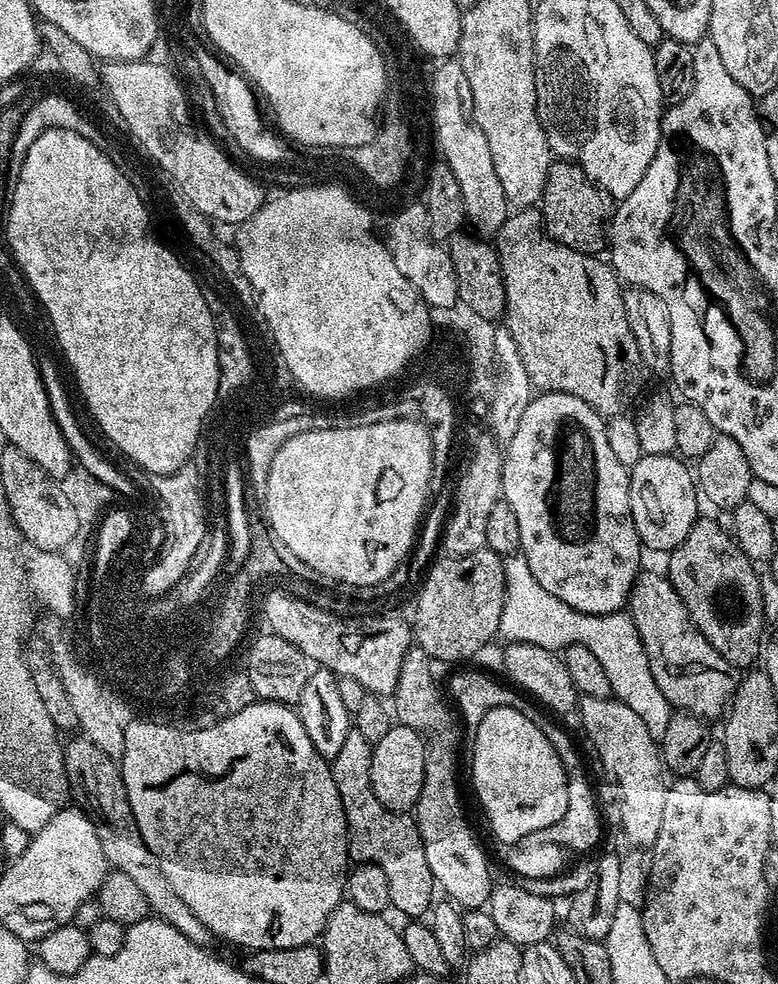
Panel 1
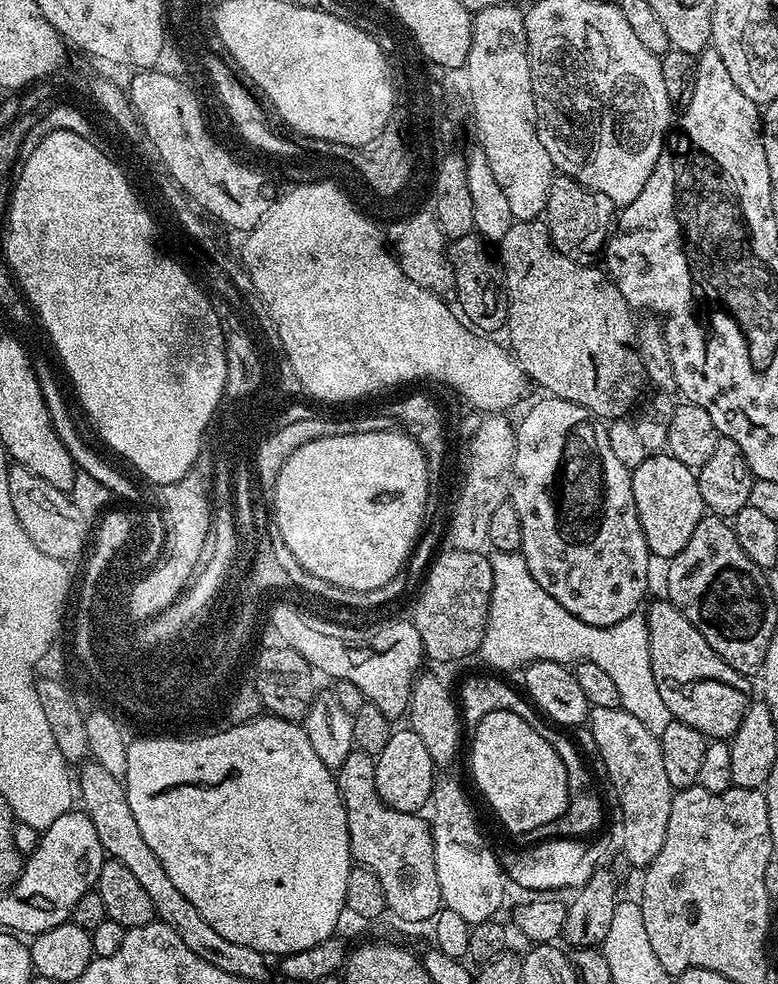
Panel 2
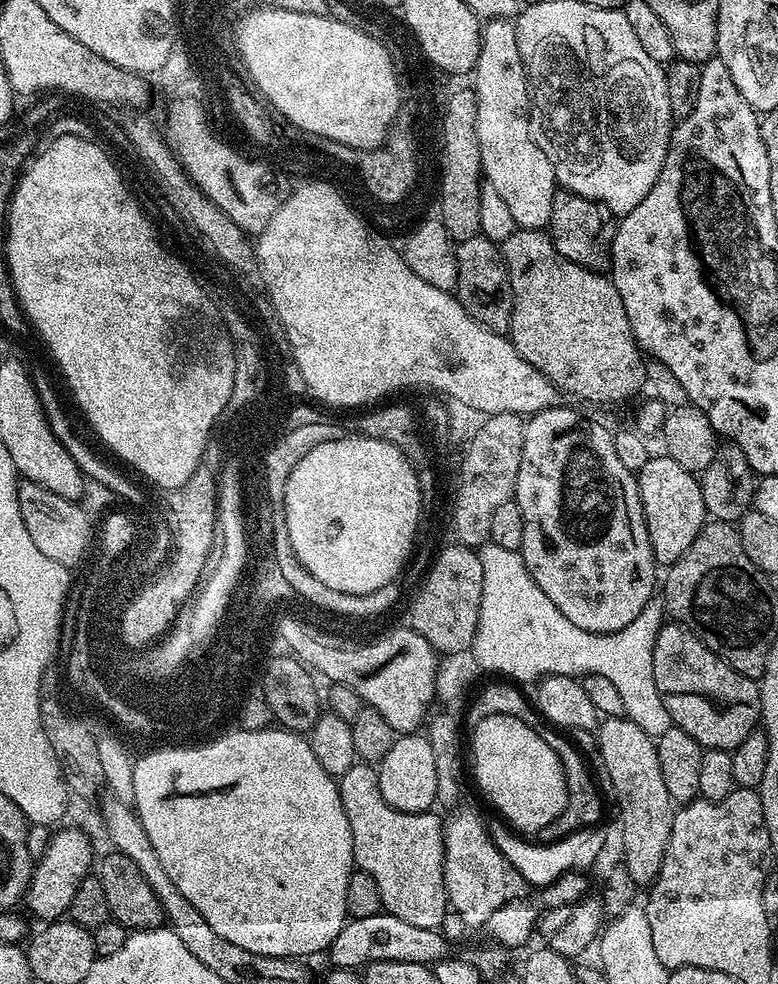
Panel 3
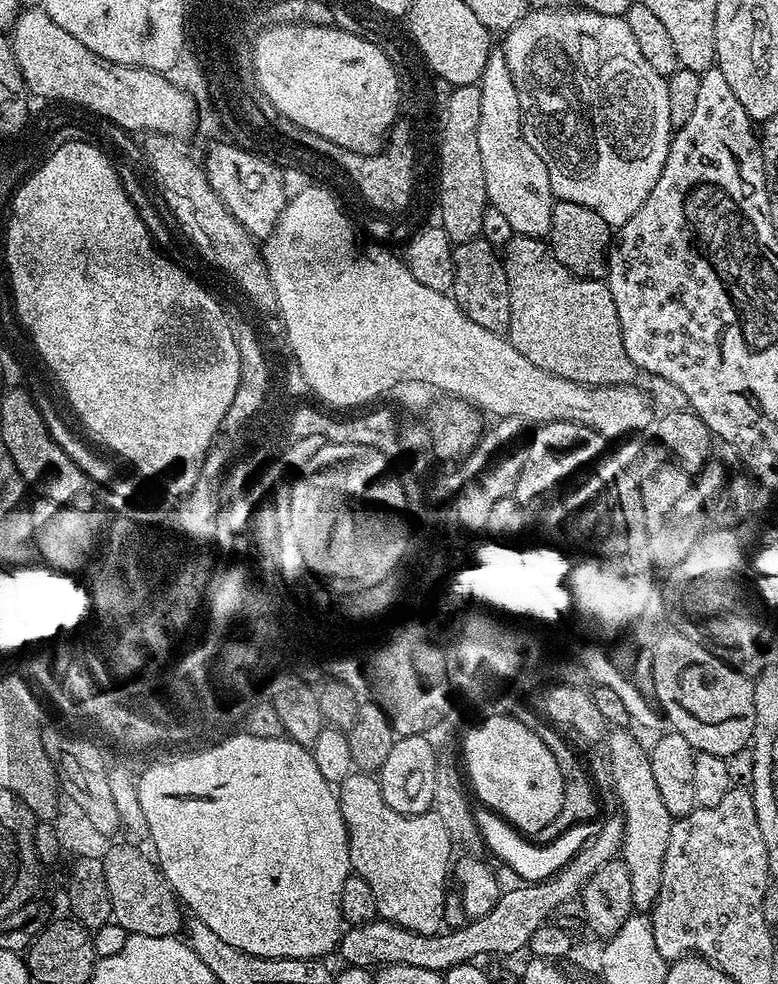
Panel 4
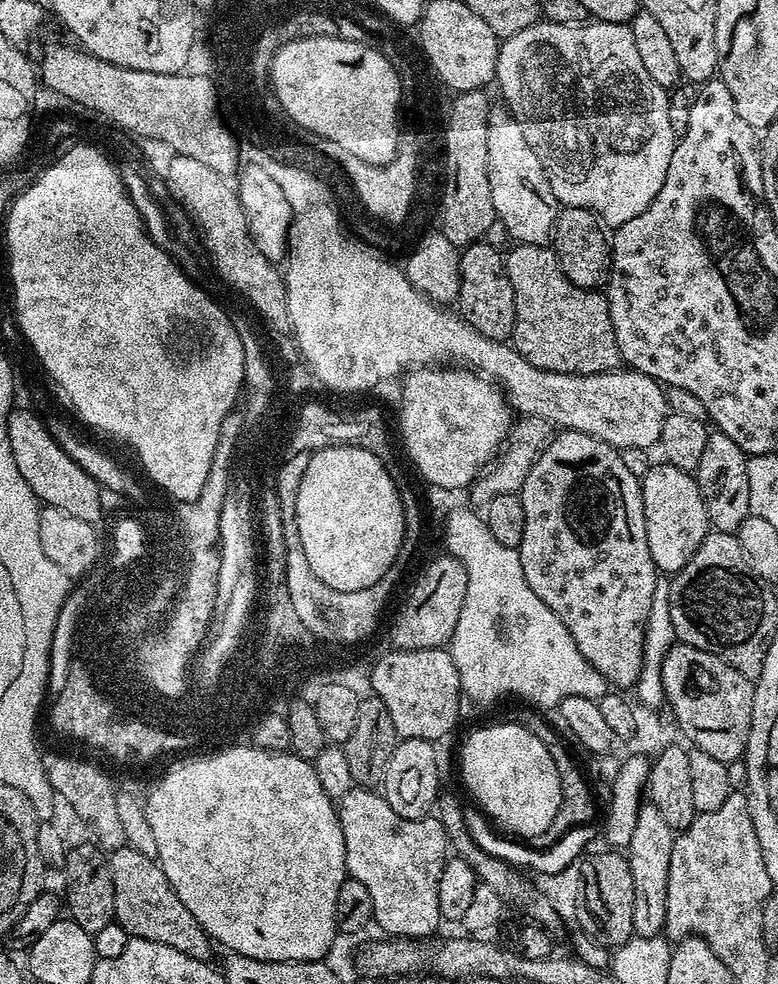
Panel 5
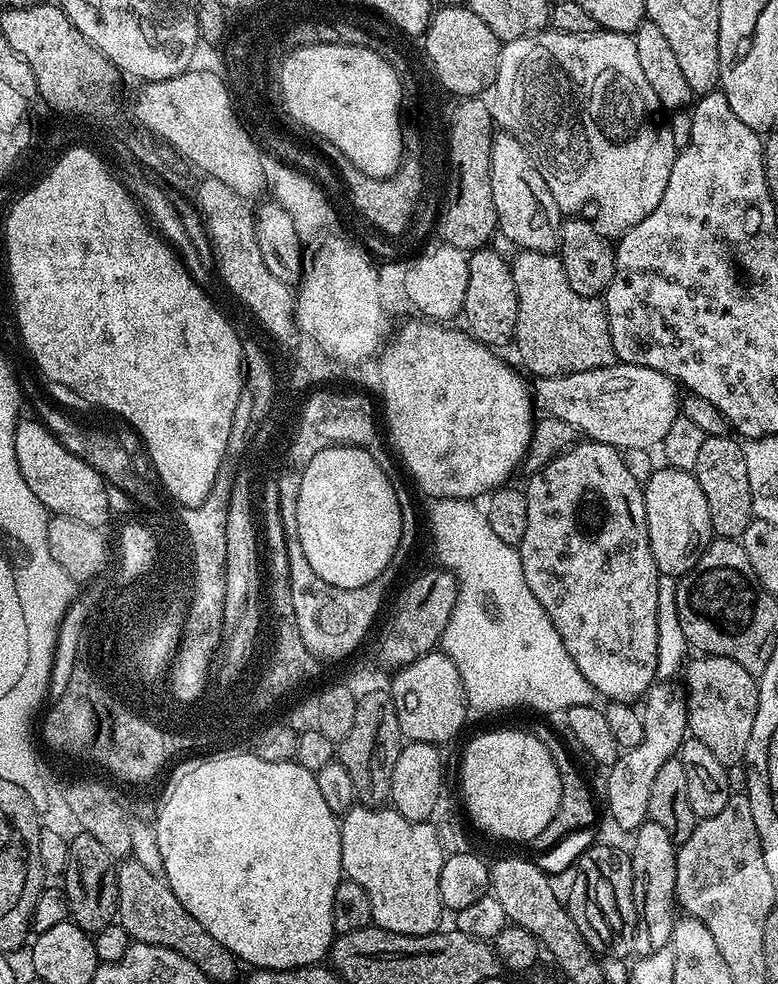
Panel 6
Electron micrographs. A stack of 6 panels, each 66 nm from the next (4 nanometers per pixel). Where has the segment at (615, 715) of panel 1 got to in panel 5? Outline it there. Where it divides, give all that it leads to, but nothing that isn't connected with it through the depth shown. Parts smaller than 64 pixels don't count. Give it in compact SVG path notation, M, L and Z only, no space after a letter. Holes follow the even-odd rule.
M645 803L638 814L634 836L626 849L630 878L634 878L632 931L636 936L659 936L665 931L666 886L670 878L670 850L673 839L674 833L666 818L658 814L652 803Z

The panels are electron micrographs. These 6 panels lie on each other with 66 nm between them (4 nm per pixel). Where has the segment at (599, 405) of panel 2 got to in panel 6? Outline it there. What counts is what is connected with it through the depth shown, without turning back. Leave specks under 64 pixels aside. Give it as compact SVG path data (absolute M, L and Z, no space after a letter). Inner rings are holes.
M520 250L510 263L514 290L518 290L514 348L520 351L520 360L533 372L533 377L565 376L617 363L603 299L575 292L566 282L559 255Z

